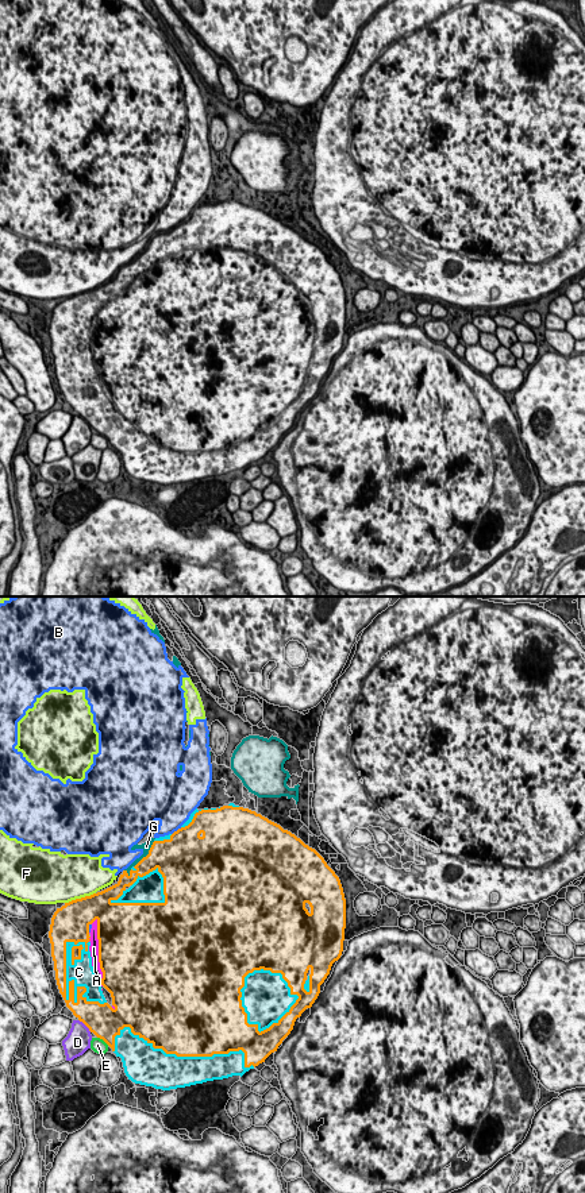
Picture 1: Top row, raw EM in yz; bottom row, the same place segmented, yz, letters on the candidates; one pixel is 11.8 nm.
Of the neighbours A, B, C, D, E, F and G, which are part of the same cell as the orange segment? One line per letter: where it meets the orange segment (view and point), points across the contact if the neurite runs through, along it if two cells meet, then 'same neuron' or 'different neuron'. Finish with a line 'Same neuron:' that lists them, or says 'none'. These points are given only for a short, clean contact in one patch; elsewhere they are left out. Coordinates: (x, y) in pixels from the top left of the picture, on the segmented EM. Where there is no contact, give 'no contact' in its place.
A: contact yz (99, 949); different neuron
B: contact yz (177, 830); different neuron
C: contact yz (73, 981); same neuron
D: contact yz (85, 1024); different neuron
E: contact yz (103, 1039); different neuron
F: contact yz (81, 898); different neuron
G: contact yz (147, 854); different neuron
Same neuron: C

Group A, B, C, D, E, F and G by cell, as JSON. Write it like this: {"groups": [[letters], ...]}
{"groups": [["A"], ["B", "F"], ["C"], ["D"], ["E"], ["G"]]}

